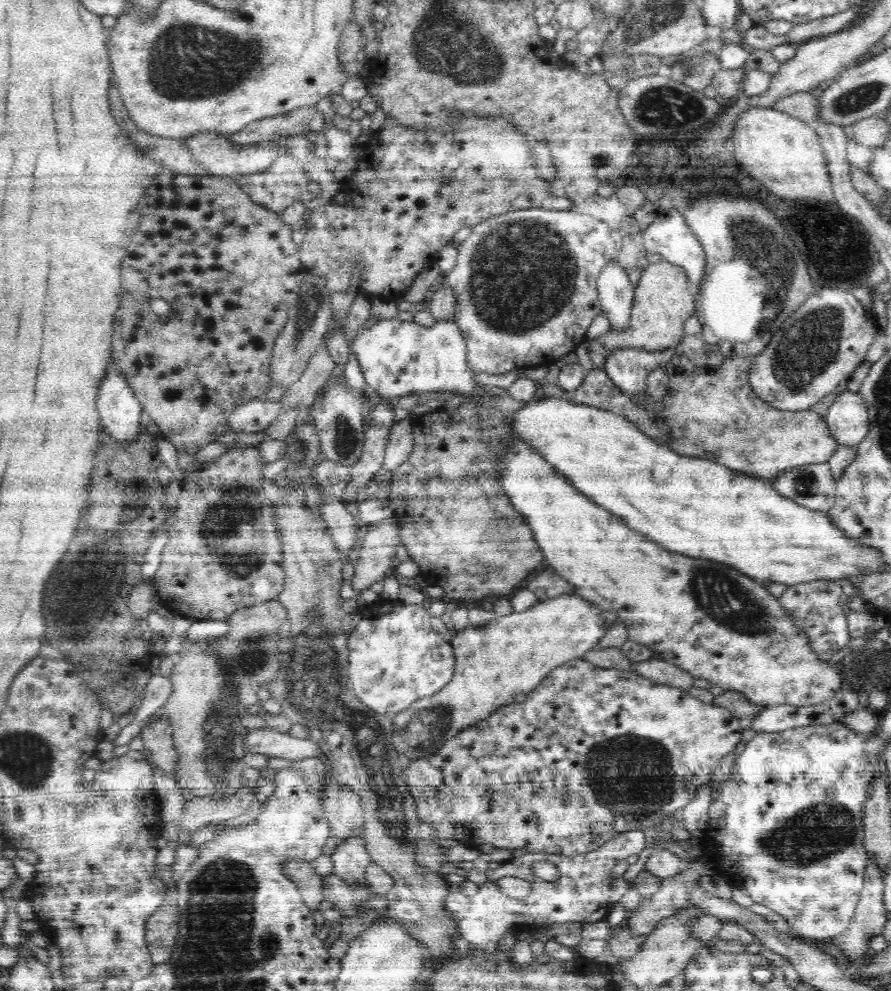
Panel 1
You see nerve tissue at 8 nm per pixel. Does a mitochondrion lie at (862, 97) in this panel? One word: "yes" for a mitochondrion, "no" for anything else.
yes

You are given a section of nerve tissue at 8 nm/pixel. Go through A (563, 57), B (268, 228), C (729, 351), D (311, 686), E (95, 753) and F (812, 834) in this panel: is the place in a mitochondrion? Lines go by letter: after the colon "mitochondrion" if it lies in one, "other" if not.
A: other
B: other
C: other
D: mitochondrion
E: other
F: mitochondrion

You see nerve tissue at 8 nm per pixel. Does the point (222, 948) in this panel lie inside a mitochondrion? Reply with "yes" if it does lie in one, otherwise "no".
yes

